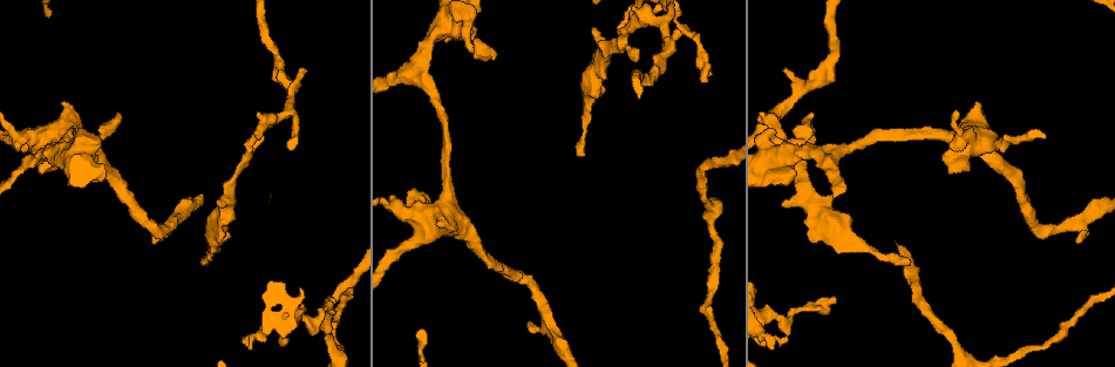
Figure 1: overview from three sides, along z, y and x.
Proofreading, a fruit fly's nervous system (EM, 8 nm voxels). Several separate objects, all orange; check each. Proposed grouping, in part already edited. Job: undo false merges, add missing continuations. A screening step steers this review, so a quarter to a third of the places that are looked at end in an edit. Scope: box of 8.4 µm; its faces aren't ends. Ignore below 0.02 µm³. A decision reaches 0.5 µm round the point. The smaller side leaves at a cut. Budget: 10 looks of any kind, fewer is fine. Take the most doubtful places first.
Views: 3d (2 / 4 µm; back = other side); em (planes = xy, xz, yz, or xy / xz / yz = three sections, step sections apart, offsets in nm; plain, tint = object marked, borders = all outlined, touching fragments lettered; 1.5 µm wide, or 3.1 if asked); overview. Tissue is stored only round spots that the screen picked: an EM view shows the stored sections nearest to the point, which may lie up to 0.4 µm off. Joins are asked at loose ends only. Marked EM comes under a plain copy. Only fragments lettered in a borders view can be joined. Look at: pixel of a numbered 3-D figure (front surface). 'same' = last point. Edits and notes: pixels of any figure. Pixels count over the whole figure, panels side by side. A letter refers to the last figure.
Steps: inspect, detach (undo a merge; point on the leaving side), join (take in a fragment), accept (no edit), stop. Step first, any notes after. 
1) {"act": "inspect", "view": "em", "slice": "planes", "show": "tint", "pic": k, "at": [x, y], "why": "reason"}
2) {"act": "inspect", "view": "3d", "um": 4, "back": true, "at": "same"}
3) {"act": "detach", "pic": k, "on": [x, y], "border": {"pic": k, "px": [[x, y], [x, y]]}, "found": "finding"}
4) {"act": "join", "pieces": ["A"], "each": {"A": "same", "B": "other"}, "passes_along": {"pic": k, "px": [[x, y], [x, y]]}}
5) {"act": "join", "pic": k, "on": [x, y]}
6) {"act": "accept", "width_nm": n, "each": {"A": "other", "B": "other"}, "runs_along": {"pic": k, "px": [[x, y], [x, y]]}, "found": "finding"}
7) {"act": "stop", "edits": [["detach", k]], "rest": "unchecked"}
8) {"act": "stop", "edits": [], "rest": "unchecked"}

{"act": "inspect", "view": "3d", "um": 4, "pic": 1, "at": [834, 297], "why": "tapers out"}

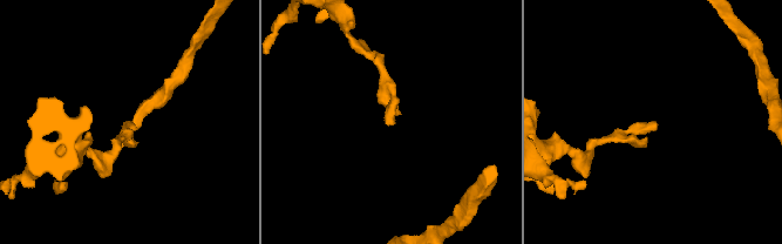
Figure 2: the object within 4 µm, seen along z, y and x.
{"act": "inspect", "view": "em", "slice": "planes", "show": "borders", "pic": 2, "at": [656, 122]}

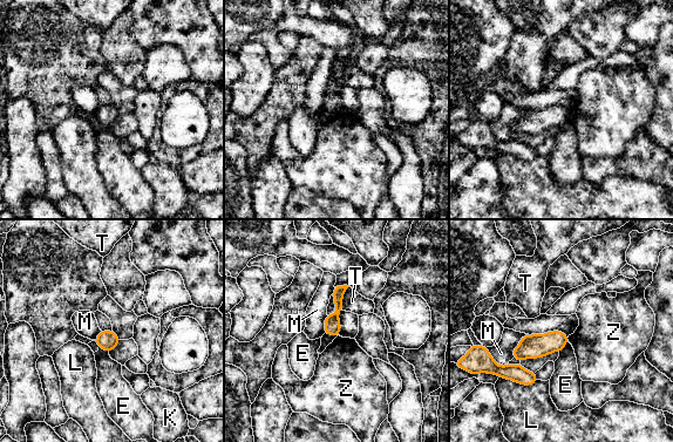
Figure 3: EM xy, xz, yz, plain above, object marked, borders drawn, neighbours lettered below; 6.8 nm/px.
{"act": "accept", "each": {"E": "other", "K": "other", "L": "other", "M": "other", "T": "other", "Z": "other"}, "border": {"pic": 3, "px": [[568, 337], [569, 340]]}, "found": "none of them fits"}

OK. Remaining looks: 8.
{"act": "inspect", "view": "3d", "um": 4, "pic": 1, "at": [245, 341], "why": "tapers out"}

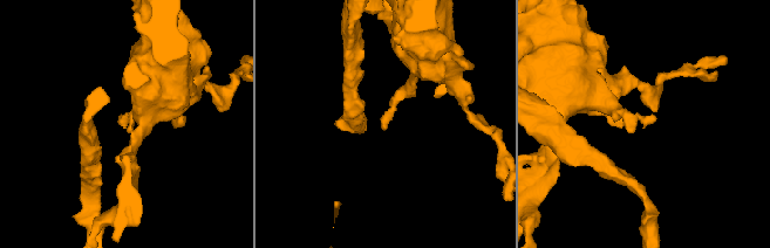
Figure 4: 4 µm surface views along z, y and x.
{"act": "inspect", "view": "em", "slice": "xy", "step": 8, "show": "borders", "pic": 4, "at": [653, 116], "why": "now the EM"}

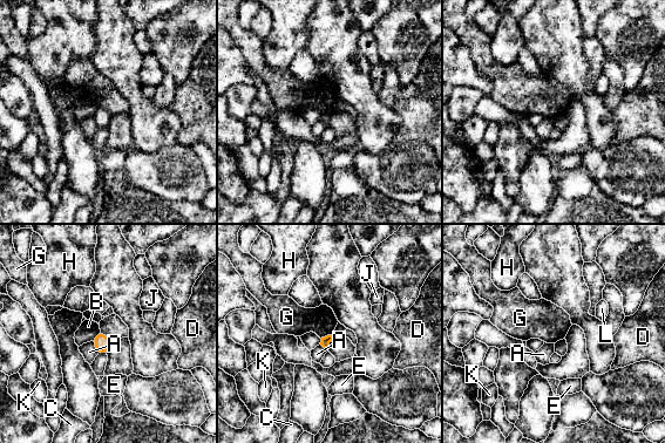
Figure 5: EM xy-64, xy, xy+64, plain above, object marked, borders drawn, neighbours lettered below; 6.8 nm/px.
{"act": "inspect", "view": "em", "slice": "xz", "step": 8, "show": "borders", "at": "same"}

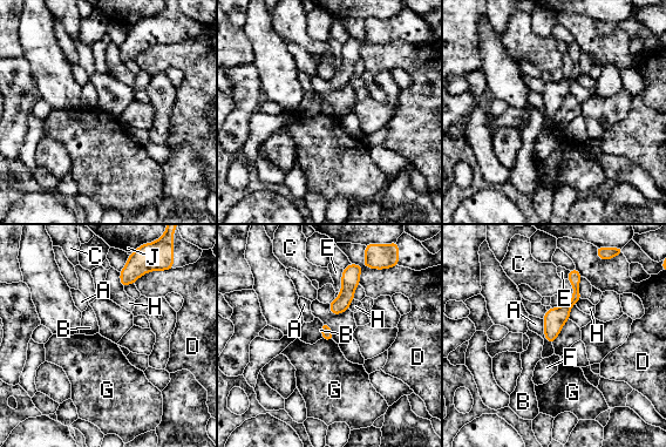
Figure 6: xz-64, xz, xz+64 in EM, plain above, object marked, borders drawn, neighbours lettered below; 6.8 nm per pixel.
{"act": "accept", "each": {"A": "other", "B": "other", "C": "other", "D": "other", "E": "other", "F": "other", "G": "other", "H": "other", "J": "other"}, "border": {"pic": 6, "px": [[321, 338], [333, 341]]}, "found": "none of them fits"}

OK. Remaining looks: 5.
{"act": "inspect", "view": "em", "slice": "planes", "show": "tint", "pic": 1, "at": [119, 114], "why": "branch stops here"}

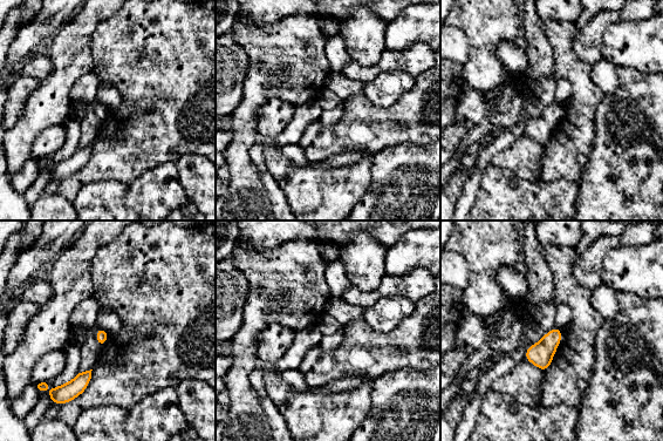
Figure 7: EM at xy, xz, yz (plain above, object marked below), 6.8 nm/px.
{"act": "inspect", "view": "em", "slice": "planes", "show": "borders", "at": "same", "why": "see the neighbours"}

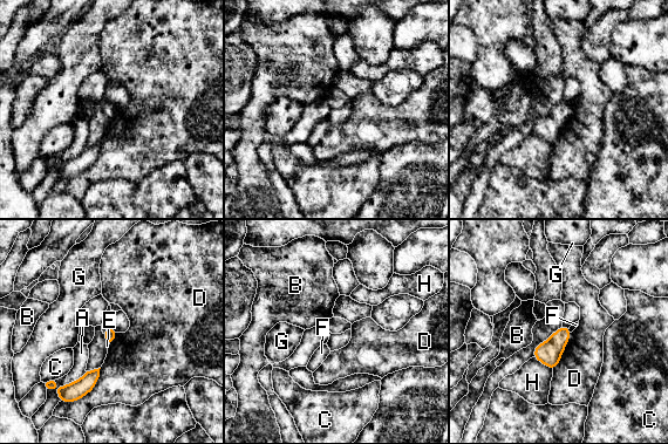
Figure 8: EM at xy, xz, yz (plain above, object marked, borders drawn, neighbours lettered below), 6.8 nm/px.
{"act": "accept", "each": {"A": "other", "B": "other", "C": "other", "D": "other", "E": "other", "F": "other", "G": "other", "H": "other"}, "border": {"pic": 8, "px": [[101, 368], [96, 384], [70, 402]]}, "found": "none of them fits"}

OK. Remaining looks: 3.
{"act": "inspect", "view": "em", "slice": "planes", "show": "borders", "pic": 1, "at": [659, 22], "why": "arms part here"}

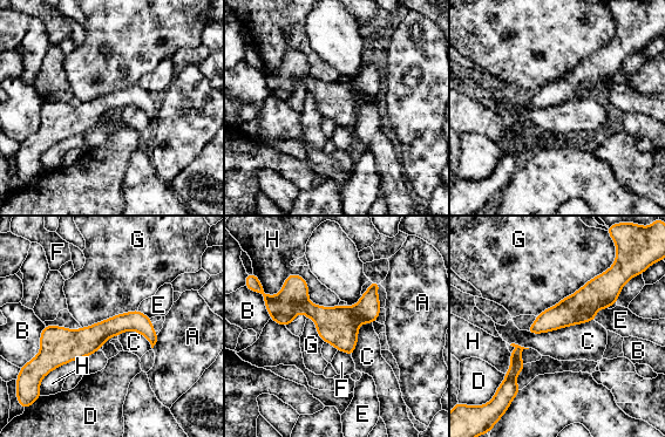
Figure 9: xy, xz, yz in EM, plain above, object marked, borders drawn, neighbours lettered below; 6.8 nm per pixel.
{"act": "accept", "width_nm": 160, "each": {"A": "other", "B": "other", "C": "other", "D": "other", "E": "other", "F": "other", "G": "other", "H": "other"}, "runs_along": {"pic": 9, "px": [[154, 335], [116, 325], [80, 343], [43, 343]]}, "found": "continuous, no second neuron"}

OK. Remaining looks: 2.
{"act": "stop", "edits": [], "rest": "unchecked"}

